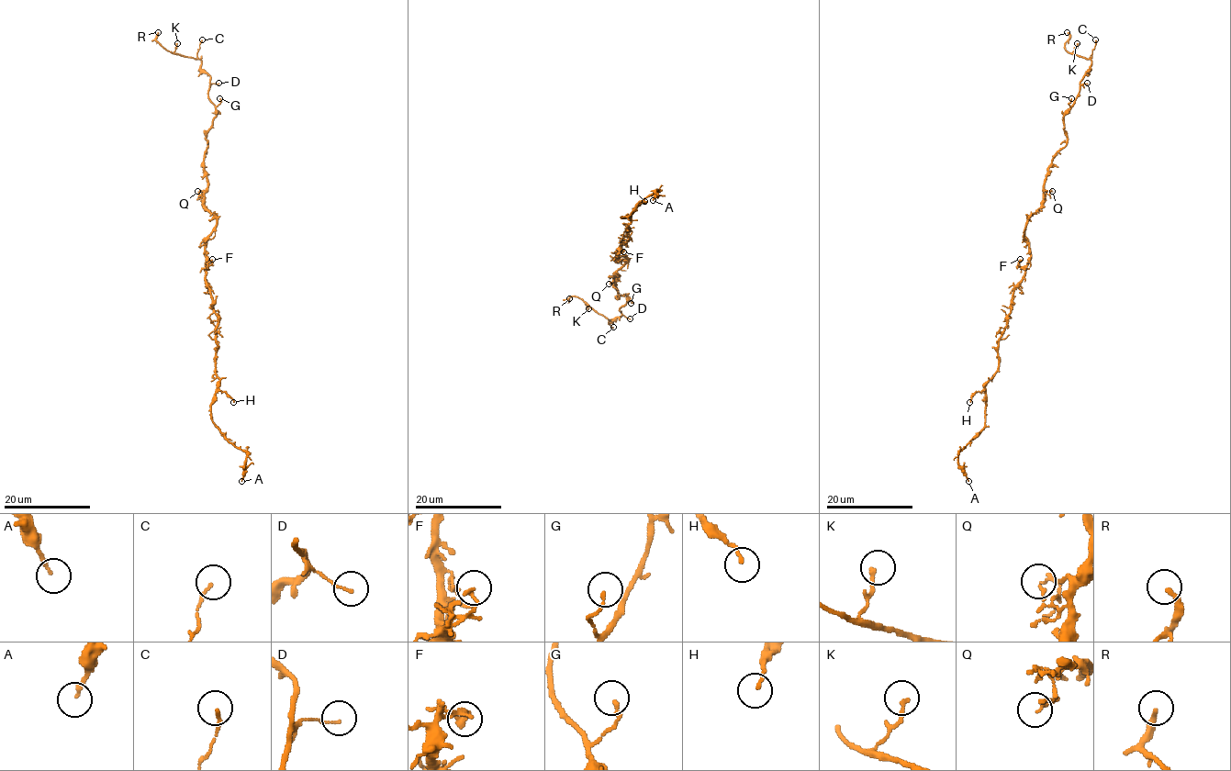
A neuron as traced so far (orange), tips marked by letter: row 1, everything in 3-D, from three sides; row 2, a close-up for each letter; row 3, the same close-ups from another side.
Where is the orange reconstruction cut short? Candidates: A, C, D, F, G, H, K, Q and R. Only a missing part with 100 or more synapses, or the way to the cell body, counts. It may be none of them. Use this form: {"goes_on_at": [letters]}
{"goes_on_at": ["R"]}

